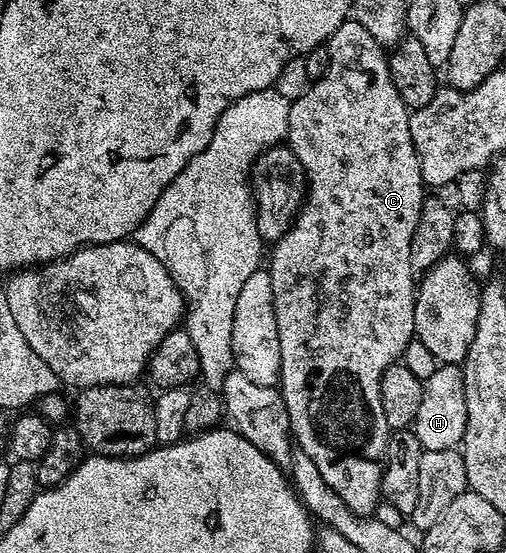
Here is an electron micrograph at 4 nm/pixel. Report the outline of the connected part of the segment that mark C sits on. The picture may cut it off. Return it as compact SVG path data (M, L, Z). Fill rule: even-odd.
M352 20L344 21L336 32L332 32L329 42L325 43L328 52L328 68L322 78L315 78L310 83L308 92L290 103L288 112L288 132L286 142L300 160L302 169L306 171L307 192L295 219L290 227L273 243L268 254L268 271L272 280L272 296L275 300L276 328L279 329L280 364L282 365L280 389L284 396L284 404L288 408L290 432L297 449L304 451L316 464L317 471L340 496L340 500L354 514L370 516L375 513L382 493L382 467L386 457L389 427L384 414L381 396L382 374L390 365L397 363L403 357L405 348L414 332L414 295L416 293L416 275L411 265L412 236L416 231L417 221L420 220L422 201L424 199L424 183L420 172L420 160L416 156L416 148L412 144L410 131L411 111L400 100L400 92L396 92L396 84L392 84L390 64L387 51L372 35Z

